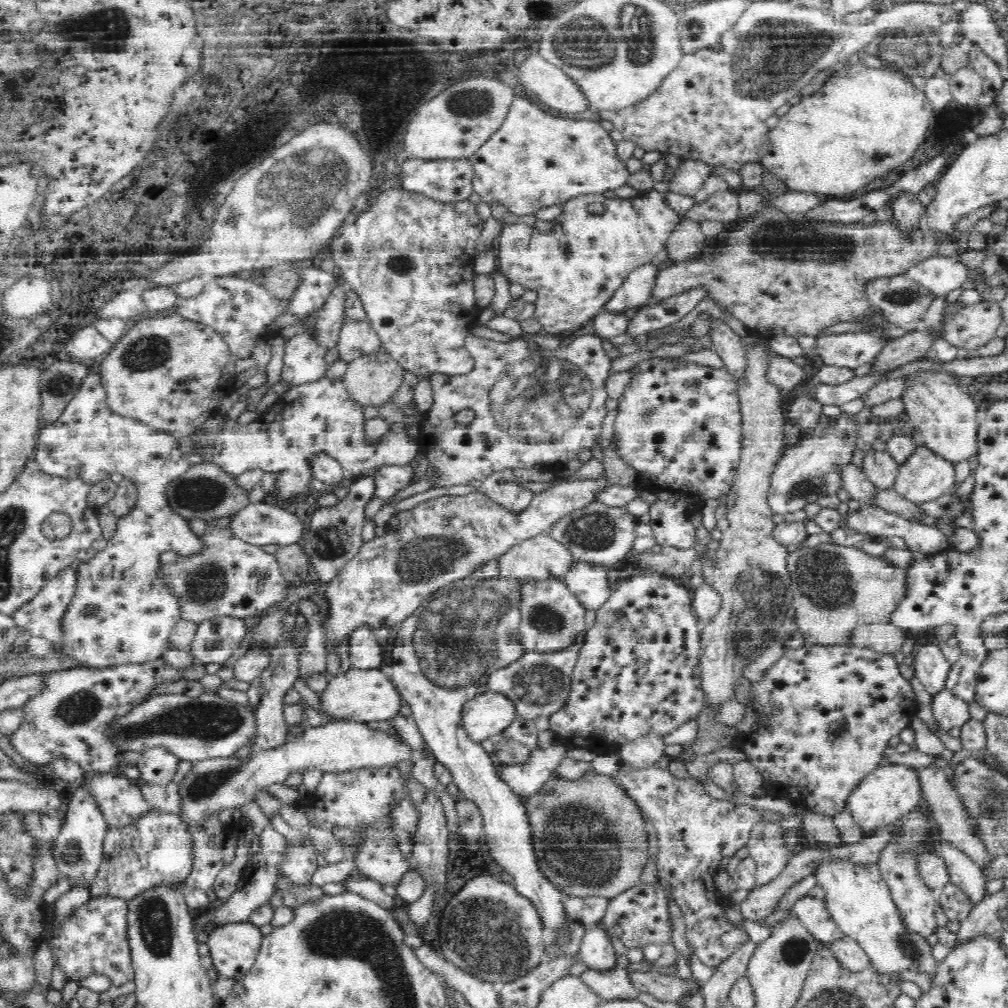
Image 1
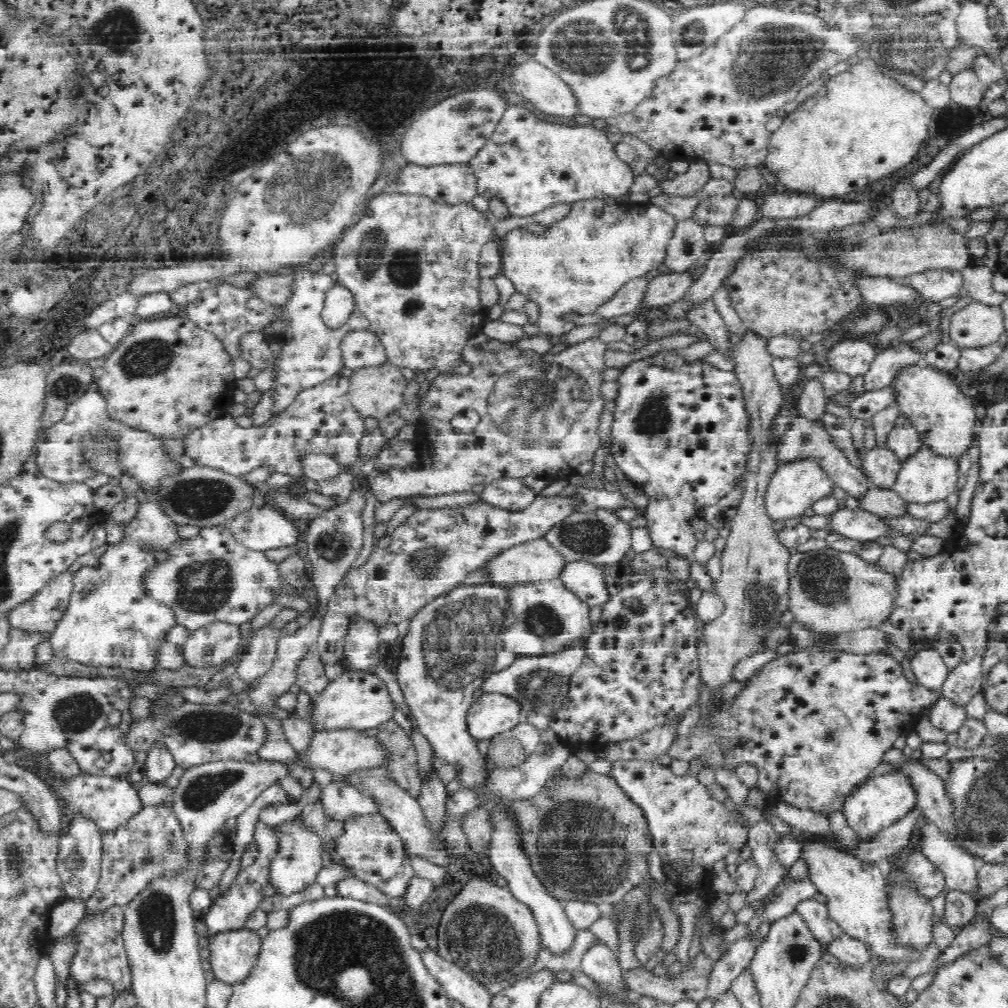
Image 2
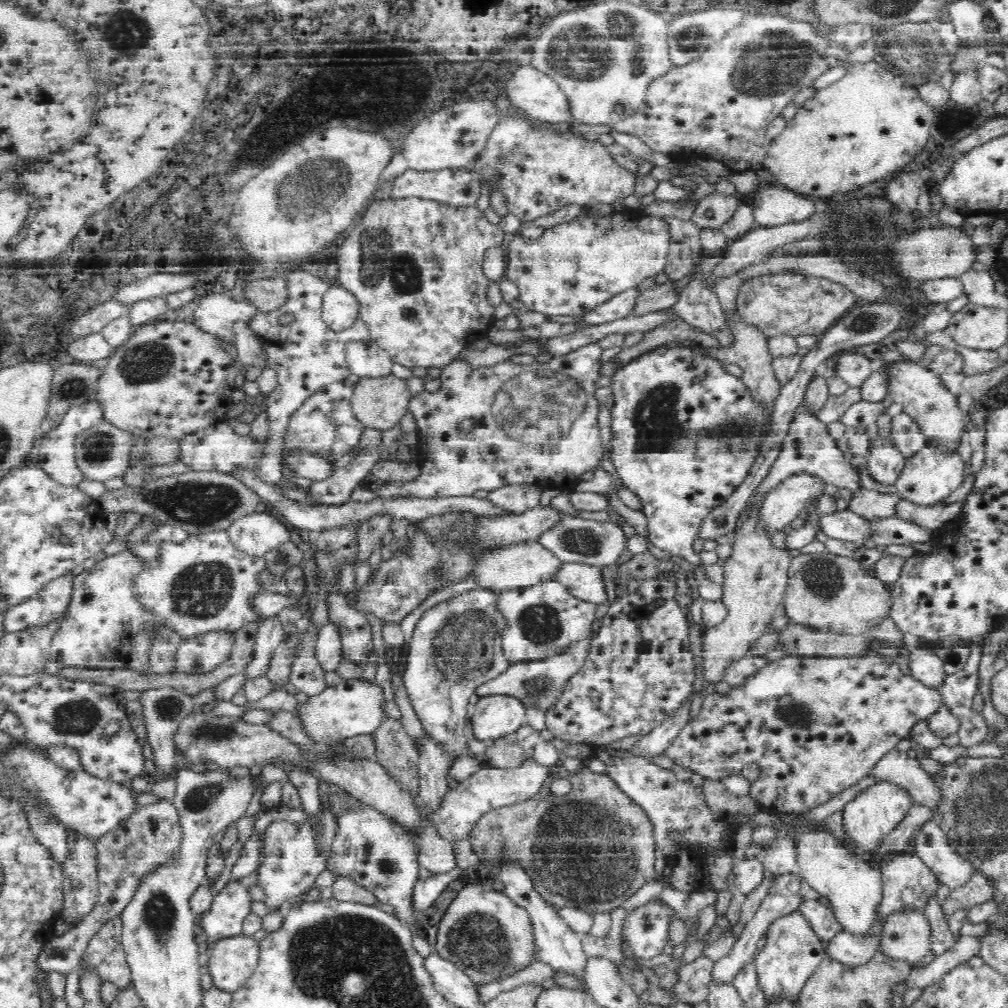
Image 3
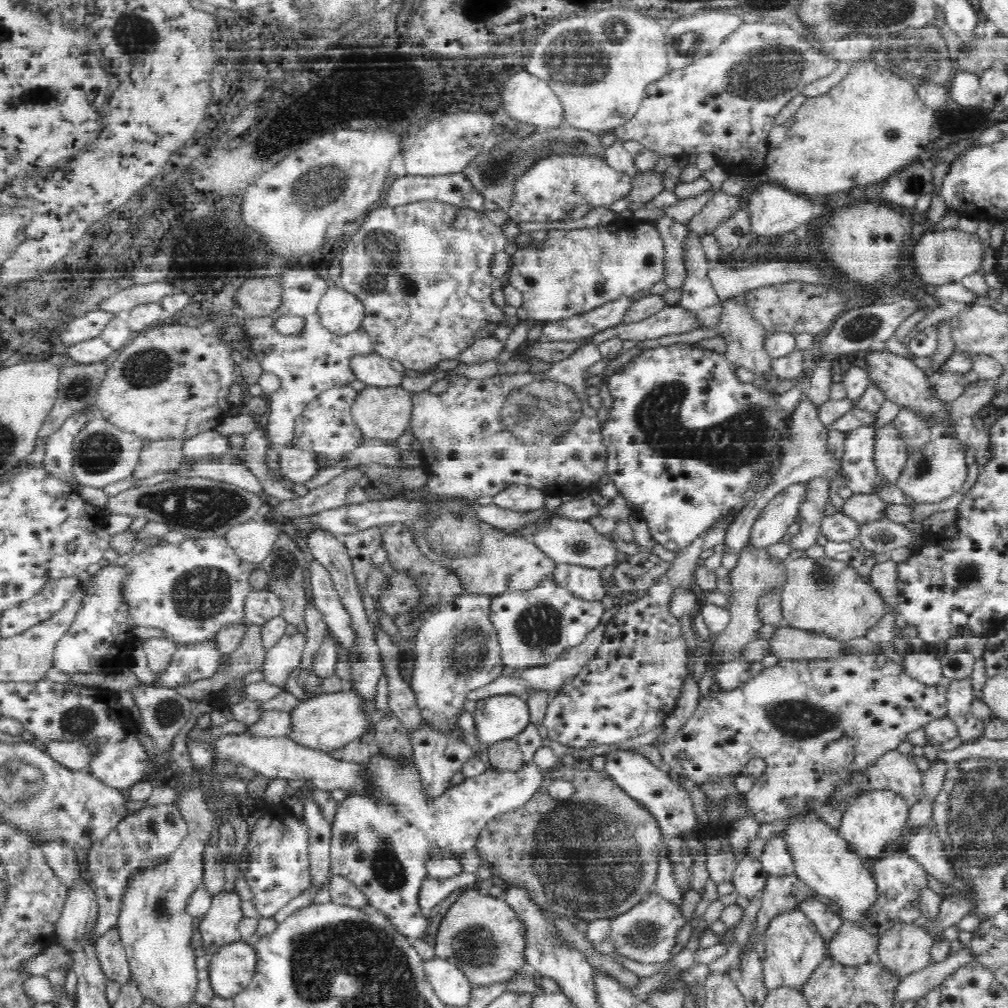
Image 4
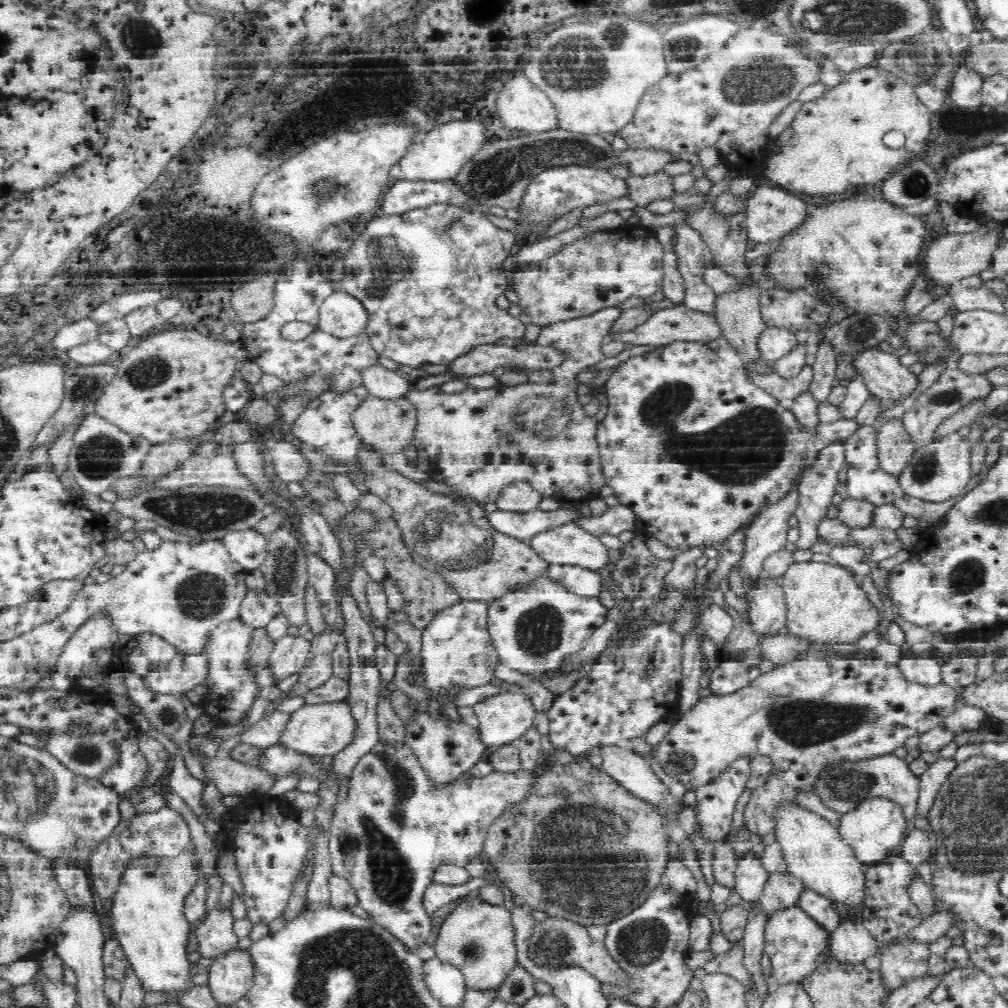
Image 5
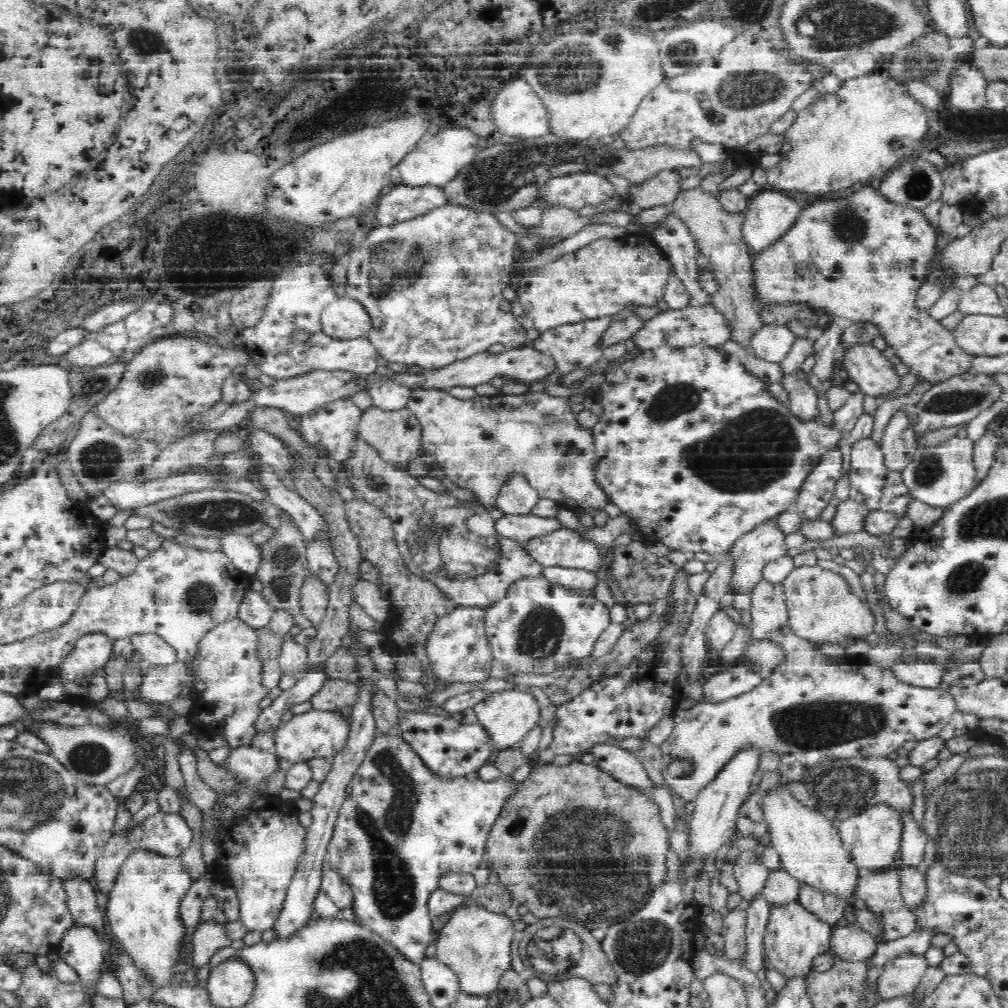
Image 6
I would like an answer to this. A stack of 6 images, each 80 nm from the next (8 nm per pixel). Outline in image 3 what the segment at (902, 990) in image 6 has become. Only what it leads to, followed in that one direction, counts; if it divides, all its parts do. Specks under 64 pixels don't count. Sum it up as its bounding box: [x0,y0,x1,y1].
[879,911,931,970]

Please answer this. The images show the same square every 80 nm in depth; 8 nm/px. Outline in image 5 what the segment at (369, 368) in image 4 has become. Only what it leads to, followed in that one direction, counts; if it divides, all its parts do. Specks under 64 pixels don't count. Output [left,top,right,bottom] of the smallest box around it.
[363,364,411,404]

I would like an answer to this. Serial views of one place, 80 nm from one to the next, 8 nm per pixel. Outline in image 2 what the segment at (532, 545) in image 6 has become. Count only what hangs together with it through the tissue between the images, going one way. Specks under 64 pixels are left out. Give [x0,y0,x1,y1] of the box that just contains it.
[542,509,631,566]

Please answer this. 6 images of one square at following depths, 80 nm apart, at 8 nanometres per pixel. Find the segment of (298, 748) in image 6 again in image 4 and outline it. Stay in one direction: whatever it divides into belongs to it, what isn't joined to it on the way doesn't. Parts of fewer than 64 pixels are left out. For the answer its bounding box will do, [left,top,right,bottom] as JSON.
[288,687,367,753]

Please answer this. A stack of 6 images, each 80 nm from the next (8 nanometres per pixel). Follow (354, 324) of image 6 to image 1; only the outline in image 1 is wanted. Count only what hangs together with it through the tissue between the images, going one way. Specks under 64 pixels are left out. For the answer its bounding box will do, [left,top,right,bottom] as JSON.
[317,281,350,346]

